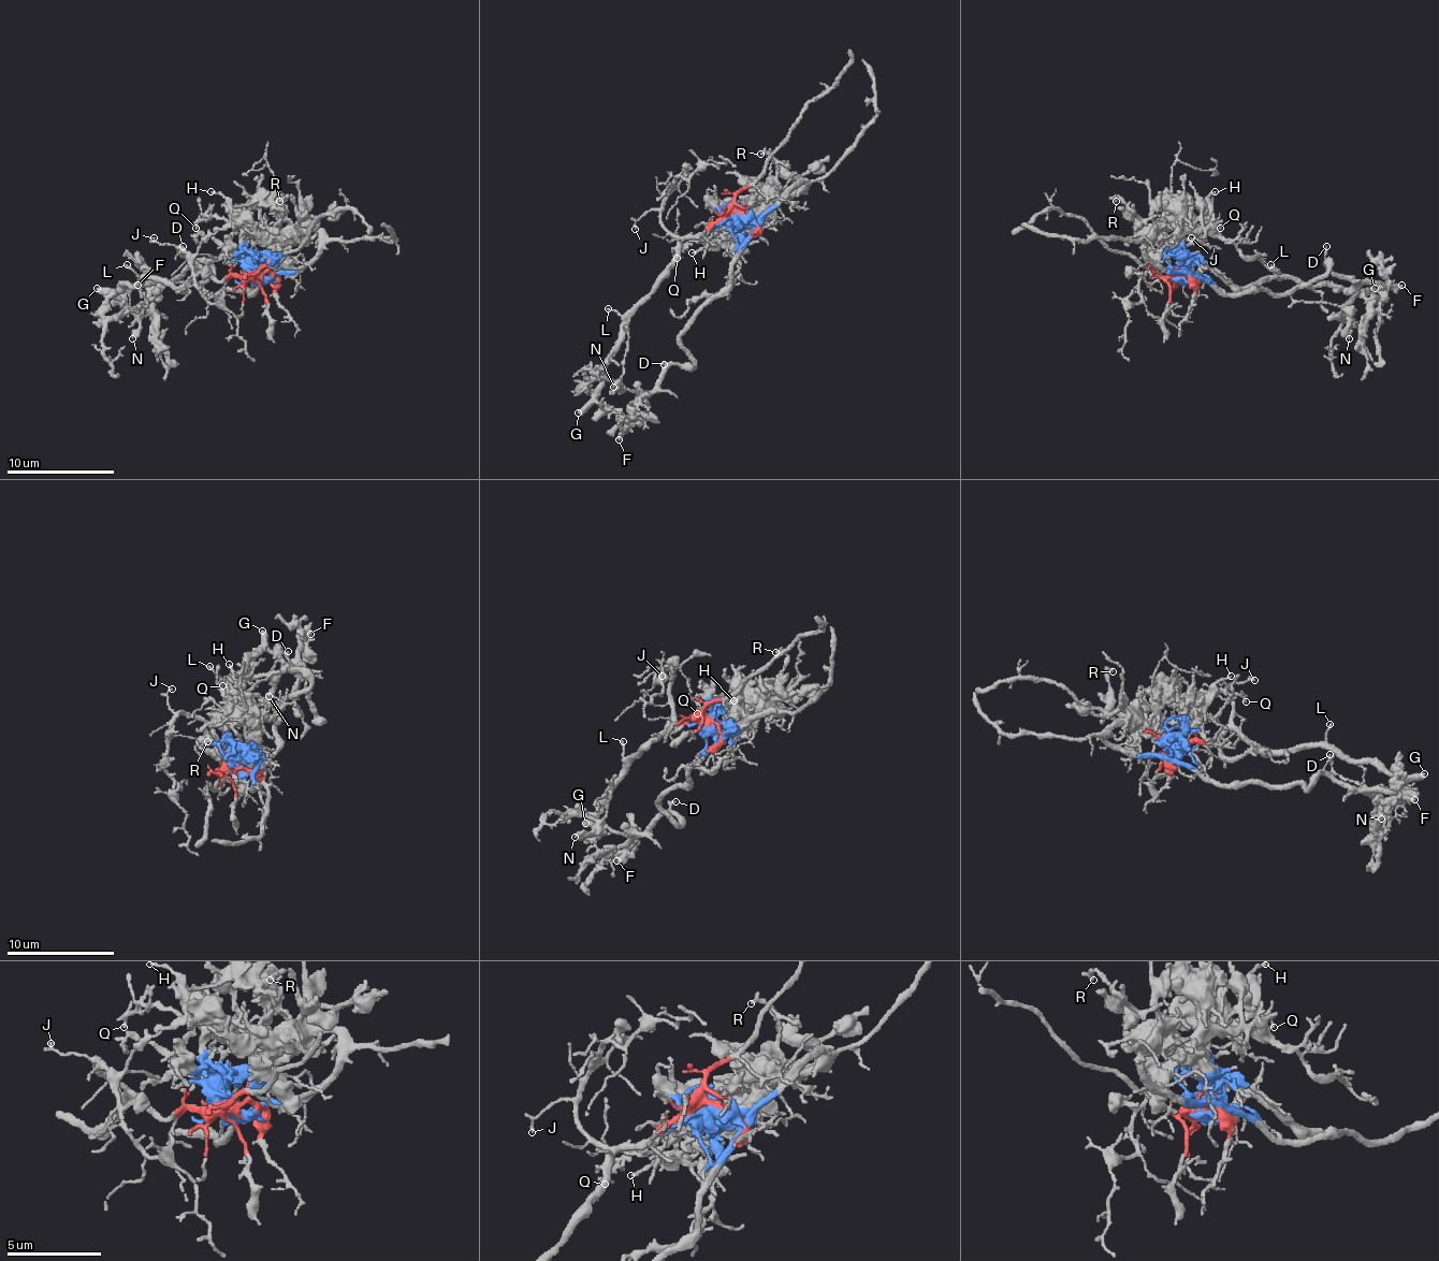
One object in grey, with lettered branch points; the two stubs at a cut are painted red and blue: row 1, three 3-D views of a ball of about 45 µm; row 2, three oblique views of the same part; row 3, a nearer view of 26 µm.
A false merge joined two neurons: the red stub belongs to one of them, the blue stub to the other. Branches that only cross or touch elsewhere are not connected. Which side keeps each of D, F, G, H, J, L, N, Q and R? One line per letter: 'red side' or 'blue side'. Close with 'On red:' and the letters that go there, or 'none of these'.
D: blue side
F: blue side
G: red side
H: blue side
J: red side
L: red side
N: blue side
Q: blue side
R: blue side
On red: G, J, L

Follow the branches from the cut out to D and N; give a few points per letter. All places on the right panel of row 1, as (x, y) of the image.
D: (1178, 277), (1207, 275), (1226, 294), (1267, 291), (1292, 294), (1299, 286), (1310, 286), (1324, 272), (1326, 245)
N: (1178, 277), (1207, 275), (1226, 294), (1289, 294), (1310, 286), (1326, 261), (1354, 284), (1349, 337)

